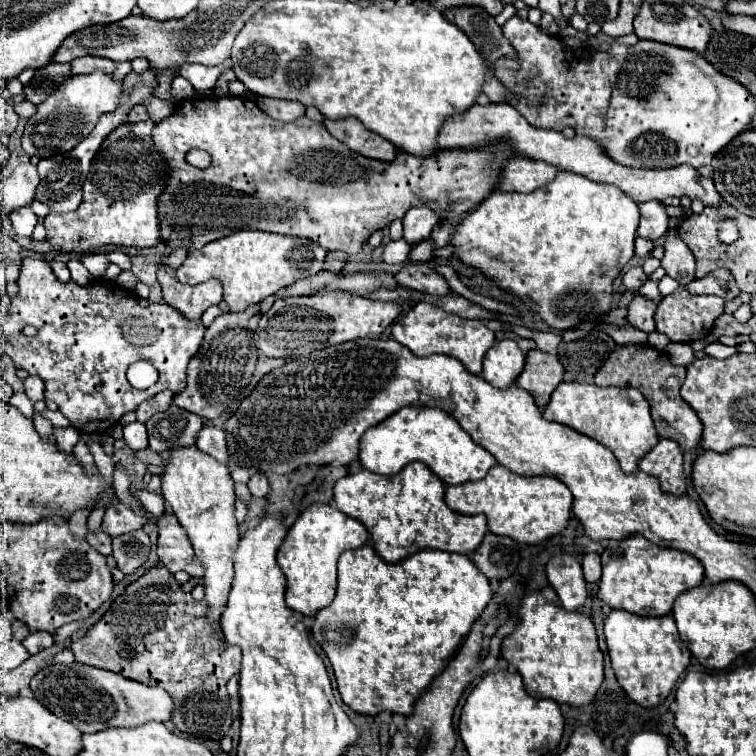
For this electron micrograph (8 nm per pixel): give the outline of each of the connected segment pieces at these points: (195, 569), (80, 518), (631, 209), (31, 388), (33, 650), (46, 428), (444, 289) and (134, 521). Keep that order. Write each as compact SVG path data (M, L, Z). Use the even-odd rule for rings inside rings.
M165 512L163 518L159 518L159 542L157 542L157 556L161 560L161 564L171 572L179 572L179 570L185 570L189 576L193 578L203 578L203 564L195 558L193 554L193 548L191 548L191 542L187 538L187 532L179 526L177 518L173 512Z
M81 510L81 512L75 512L75 516L69 518L69 528L71 528L71 534L75 538L85 538L87 536L87 512Z
M561 172L557 174L557 178L553 182L549 182L545 188L539 188L535 192L529 194L521 194L521 192L493 192L493 198L489 196L487 200L483 200L483 204L479 204L477 210L469 212L455 228L455 232L449 238L449 244L455 248L453 256L457 260L461 260L465 266L477 268L481 270L487 278L491 278L501 290L517 296L517 298L529 298L531 302L537 304L535 308L535 316L541 318L545 324L549 324L549 328L553 330L567 330L567 328L579 328L583 322L589 322L593 326L601 326L607 322L607 316L611 312L611 296L613 296L613 280L619 276L621 268L633 258L633 240L635 240L635 232L637 232L637 224L639 224L639 208L637 204L627 198L627 194L623 194L617 186L609 186L603 184L599 186L597 182L587 180L581 174L571 174L571 172Z
M29 376L23 380L23 384L25 384L25 392L27 392L29 400L37 402L37 400L45 398L45 382L39 376Z
M33 632L33 634L29 634L29 636L23 640L23 646L27 648L29 654L37 654L37 652L41 652L43 648L53 646L53 636L47 634L47 632Z
M39 412L33 414L33 424L35 424L35 430L39 434L43 434L43 436L51 436L53 434L53 424L45 416L41 416Z
M409 262L401 272L395 274L395 278L401 286L407 286L407 288L413 288L419 292L427 292L427 294L435 294L435 296L451 294L447 280L437 270L429 268L427 264Z
M115 502L115 504L111 504L111 506L105 510L101 530L103 530L107 536L117 538L117 536L123 536L123 534L129 534L129 532L139 530L143 524L145 524L145 518L143 518L143 516L135 514L135 512L129 510L125 504Z

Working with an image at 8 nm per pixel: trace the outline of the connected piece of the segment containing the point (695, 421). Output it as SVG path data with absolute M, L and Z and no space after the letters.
M615 346L607 362L597 370L595 384L599 386L623 386L623 388L637 388L645 396L645 400L651 406L653 422L657 428L657 434L661 438L675 440L681 450L693 450L699 446L701 440L701 420L693 412L693 408L679 396L679 388L685 380L685 368L675 366L669 362L665 354L659 354L657 348L651 346Z

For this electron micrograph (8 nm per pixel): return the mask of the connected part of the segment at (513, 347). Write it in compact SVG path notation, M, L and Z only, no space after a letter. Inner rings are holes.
M501 340L495 342L483 358L483 378L495 388L509 388L525 366L525 356L517 342Z

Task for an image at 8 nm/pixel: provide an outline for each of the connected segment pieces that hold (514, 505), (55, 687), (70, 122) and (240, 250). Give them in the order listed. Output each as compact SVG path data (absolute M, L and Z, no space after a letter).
M495 464L481 480L447 486L445 502L459 514L483 512L487 516L487 528L493 534L509 536L523 544L539 544L565 530L571 516L573 494L553 476L519 476L505 466Z
M49 664L41 668L33 680L31 690L35 698L59 718L73 722L81 732L91 734L107 728L131 728L145 722L167 722L173 710L171 696L165 690L143 686L127 680L111 670L101 670L87 664Z
M95 70L83 76L67 78L45 102L37 106L37 112L27 120L23 132L23 150L29 156L51 158L73 150L95 128L101 114L113 112L121 104L121 82L103 70Z
M259 230L235 232L211 244L205 244L201 250L191 250L181 268L177 268L177 280L183 284L201 284L209 278L217 278L223 284L223 300L229 312L243 312L253 304L259 304L263 298L295 284L297 280L309 278L323 268L325 250L307 242L305 238L291 238L281 234L267 234Z

